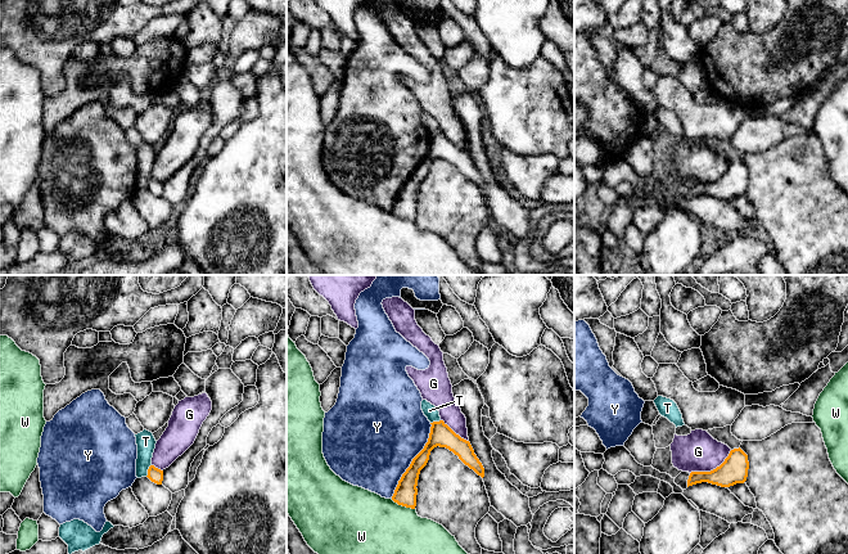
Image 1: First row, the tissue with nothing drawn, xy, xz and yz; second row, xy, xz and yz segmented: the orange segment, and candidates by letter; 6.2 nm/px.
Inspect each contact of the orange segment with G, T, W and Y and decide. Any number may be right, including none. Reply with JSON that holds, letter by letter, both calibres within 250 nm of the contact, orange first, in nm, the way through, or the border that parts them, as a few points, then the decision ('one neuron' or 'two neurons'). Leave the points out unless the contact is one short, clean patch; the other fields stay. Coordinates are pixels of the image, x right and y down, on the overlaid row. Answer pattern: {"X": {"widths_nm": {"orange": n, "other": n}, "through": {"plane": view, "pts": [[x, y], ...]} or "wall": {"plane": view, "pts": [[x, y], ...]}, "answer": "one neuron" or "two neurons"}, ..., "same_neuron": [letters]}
{"G": {"widths_nm": {"orange": 170, "other": 260}, "answer": "two neurons"}, "T": {"widths_nm": {"orange": 90, "other": 120}, "wall": {"plane": "xy", "pts": [[150, 464], [145, 476]]}, "answer": "two neurons"}, "W": {"widths_nm": {"orange": 140, "other": 380}, "wall": {"plane": "xz", "pts": [[391, 499], [414, 509]]}, "answer": "two neurons"}, "Y": {"widths_nm": {"orange": 150, "other": 480}, "answer": "two neurons"}, "same_neuron": []}

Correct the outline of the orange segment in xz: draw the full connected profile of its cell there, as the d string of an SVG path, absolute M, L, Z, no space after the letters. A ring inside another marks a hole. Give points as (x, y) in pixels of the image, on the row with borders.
M443 420L430 423L430 433L424 449L412 459L410 467L402 474L394 490L392 500L398 505L415 509L418 495L418 479L420 470L427 465L430 451L439 446L452 451L459 459L482 478L484 468L469 441L456 434Z

